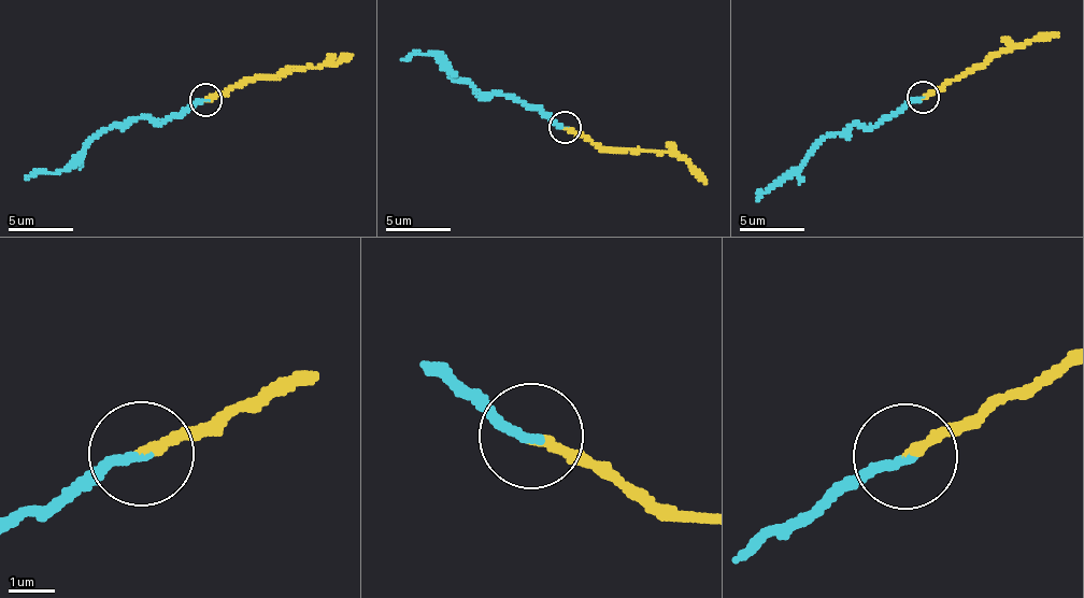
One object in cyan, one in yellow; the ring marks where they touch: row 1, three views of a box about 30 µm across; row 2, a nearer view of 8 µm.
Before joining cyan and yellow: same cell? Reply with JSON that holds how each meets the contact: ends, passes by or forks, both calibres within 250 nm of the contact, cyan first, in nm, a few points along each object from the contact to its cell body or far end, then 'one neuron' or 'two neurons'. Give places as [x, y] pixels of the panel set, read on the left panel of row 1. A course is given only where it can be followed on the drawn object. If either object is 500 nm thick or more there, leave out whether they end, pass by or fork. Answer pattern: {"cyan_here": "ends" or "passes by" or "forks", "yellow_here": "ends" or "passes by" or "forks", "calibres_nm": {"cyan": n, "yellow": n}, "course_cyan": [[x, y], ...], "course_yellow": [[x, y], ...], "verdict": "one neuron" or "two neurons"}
{"cyan_here": "ends", "yellow_here": "ends", "calibres_nm": {"cyan": 190, "yellow": 200}, "course_cyan": [[205, 100], [160, 123], [133, 117], [103, 128], [68, 168], [25, 179]], "course_yellow": [[205, 100], [248, 81], [337, 66], [348, 55]], "verdict": "two neurons"}

